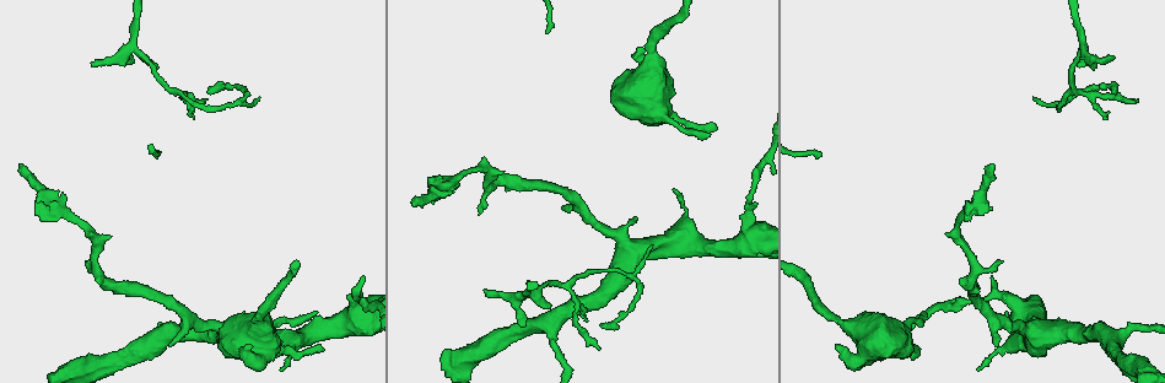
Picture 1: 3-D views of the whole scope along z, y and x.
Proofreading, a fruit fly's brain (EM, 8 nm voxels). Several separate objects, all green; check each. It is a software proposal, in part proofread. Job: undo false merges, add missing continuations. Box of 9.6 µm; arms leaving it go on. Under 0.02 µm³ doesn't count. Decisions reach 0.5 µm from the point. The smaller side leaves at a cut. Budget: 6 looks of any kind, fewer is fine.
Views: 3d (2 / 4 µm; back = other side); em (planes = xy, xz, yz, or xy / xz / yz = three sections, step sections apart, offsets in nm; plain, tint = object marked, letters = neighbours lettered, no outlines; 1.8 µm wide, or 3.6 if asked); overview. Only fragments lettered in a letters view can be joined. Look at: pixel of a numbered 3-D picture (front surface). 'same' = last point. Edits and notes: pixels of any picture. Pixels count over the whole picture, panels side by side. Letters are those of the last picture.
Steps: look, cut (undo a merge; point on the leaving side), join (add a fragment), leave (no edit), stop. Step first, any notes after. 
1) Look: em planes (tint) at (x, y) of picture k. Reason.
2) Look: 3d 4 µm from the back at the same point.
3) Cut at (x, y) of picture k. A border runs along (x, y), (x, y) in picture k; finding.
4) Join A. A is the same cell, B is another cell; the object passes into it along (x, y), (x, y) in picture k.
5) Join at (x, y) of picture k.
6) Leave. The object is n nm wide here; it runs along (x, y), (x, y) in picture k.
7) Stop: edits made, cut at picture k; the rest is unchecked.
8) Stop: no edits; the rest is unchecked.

Look: em planes (letters) at (915, 350) of picture 1. Branch stops here.

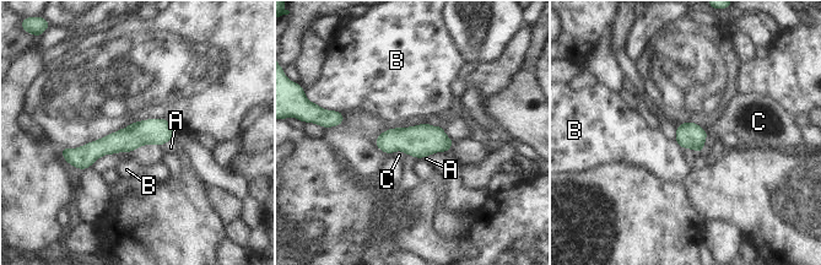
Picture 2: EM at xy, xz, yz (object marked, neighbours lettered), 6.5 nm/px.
Leave. The object is 180 nm wide here; A, B and C are other cells; it runs along (173, 131), (65, 151) in picture 2; no lettered fragment goes on from it.

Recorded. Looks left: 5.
Look: 3d 2 µm at (250, 344) of picture 1. Stops while still wide.

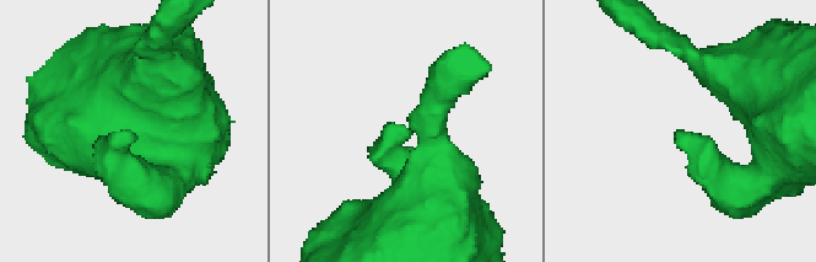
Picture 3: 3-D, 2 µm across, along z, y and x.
Look: em planes (letters) at (126, 135) of picture 3. Now the EM.

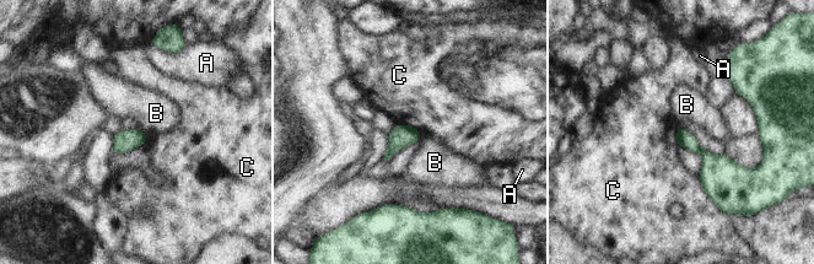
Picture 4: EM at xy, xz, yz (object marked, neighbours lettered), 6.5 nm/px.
Leave. A, B and C are other cells; a border runs along (141, 129), (149, 138) in picture 4; none of them fits.

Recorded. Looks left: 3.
Look: 3d 4 µm from the back at (1077, 67) of picture 1. Tapers out.

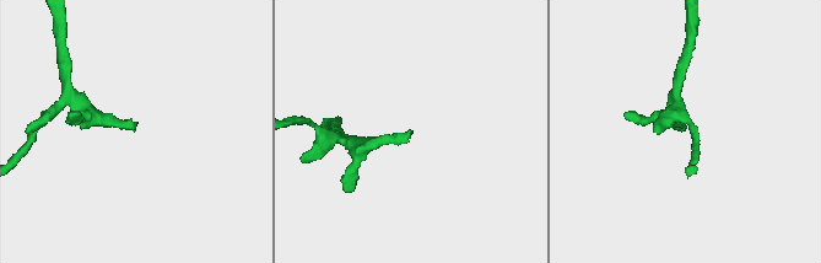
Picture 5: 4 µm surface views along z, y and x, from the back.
Look: em yz step 4 (letters) at (407, 131) of picture 5.

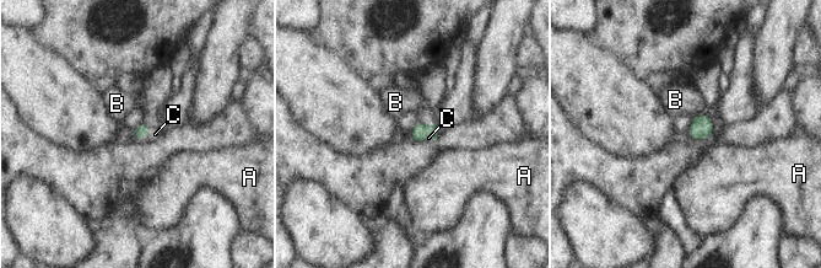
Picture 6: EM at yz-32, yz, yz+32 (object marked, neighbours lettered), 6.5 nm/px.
Join C. C is the same cell, A and B are other cells; the object passes into it along (142, 130), (144, 135), (155, 134) in picture 6; it goes on there.

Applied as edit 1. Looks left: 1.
Stop: edits made, join at picture 6; the rest is unchecked.

